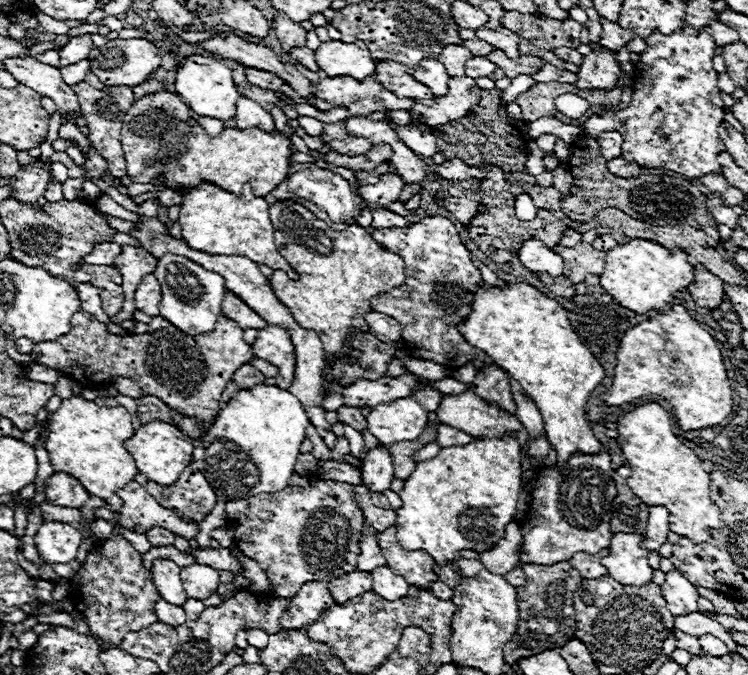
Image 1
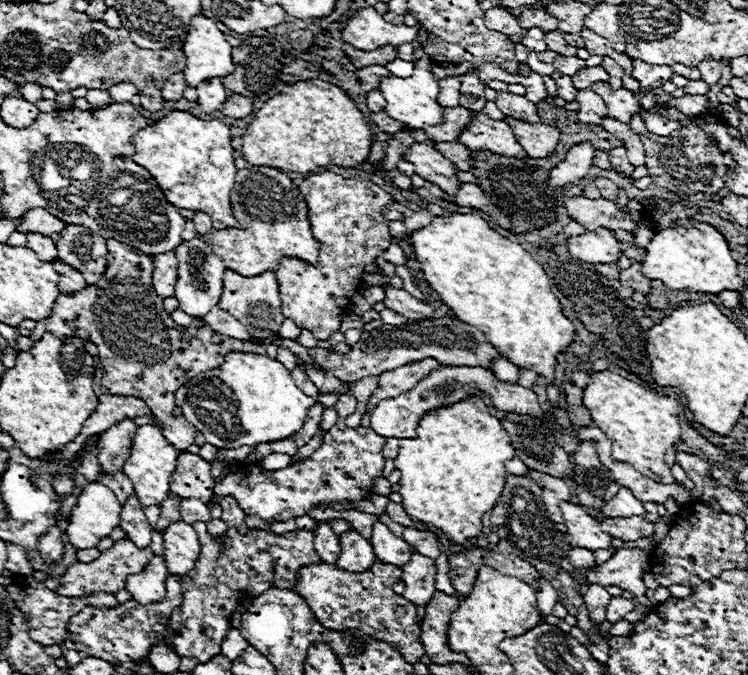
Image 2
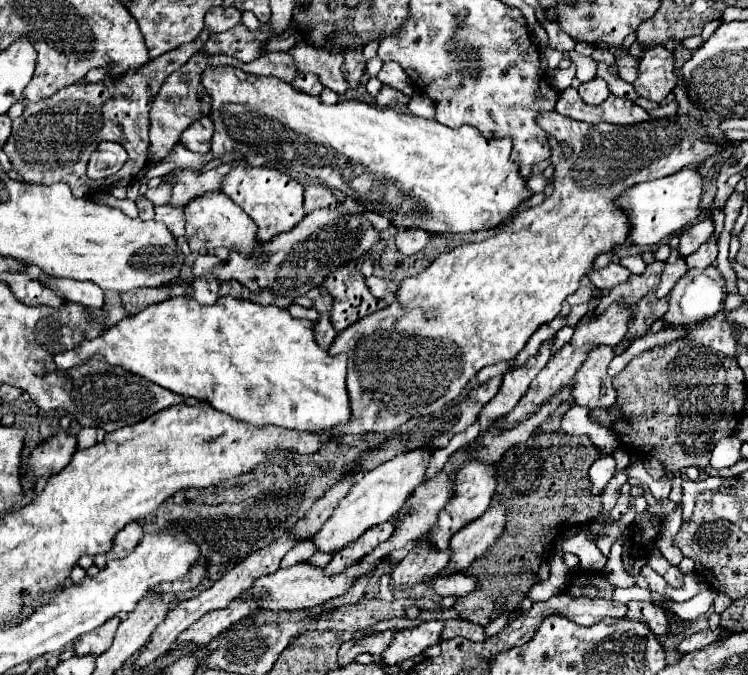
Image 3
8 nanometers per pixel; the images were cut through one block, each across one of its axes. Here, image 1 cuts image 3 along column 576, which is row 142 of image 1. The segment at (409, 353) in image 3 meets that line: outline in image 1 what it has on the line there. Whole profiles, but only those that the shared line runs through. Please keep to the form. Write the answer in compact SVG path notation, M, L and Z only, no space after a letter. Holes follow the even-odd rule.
M156 92L148 94L132 104L132 108L126 112L122 120L122 150L126 158L126 168L128 176L132 182L152 182L160 180L164 188L172 190L190 190L198 186L200 182L210 182L216 184L218 188L226 192L240 194L242 184L250 182L252 190L256 196L266 196L272 192L282 180L288 178L288 156L292 154L292 146L288 138L282 132L264 132L260 128L248 128L248 130L238 130L238 128L226 128L220 136L210 136L206 130L190 116L186 116L186 104L180 100L178 94L170 92Z

